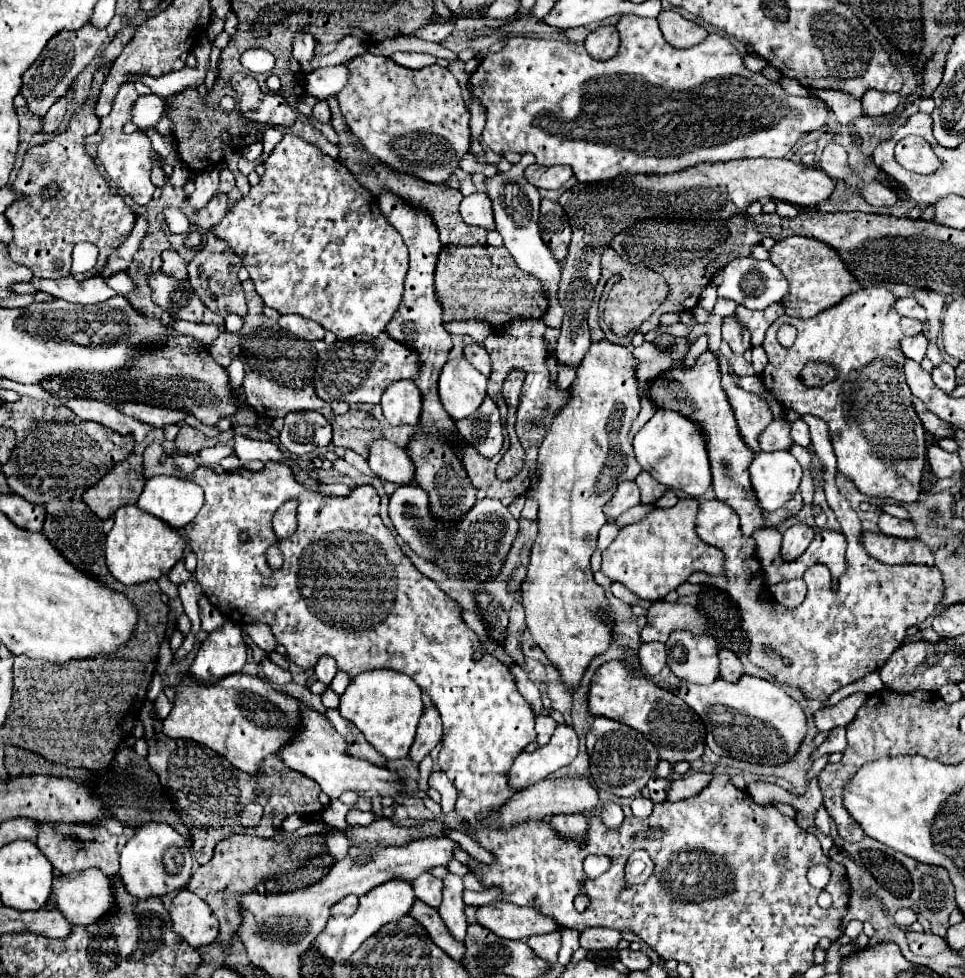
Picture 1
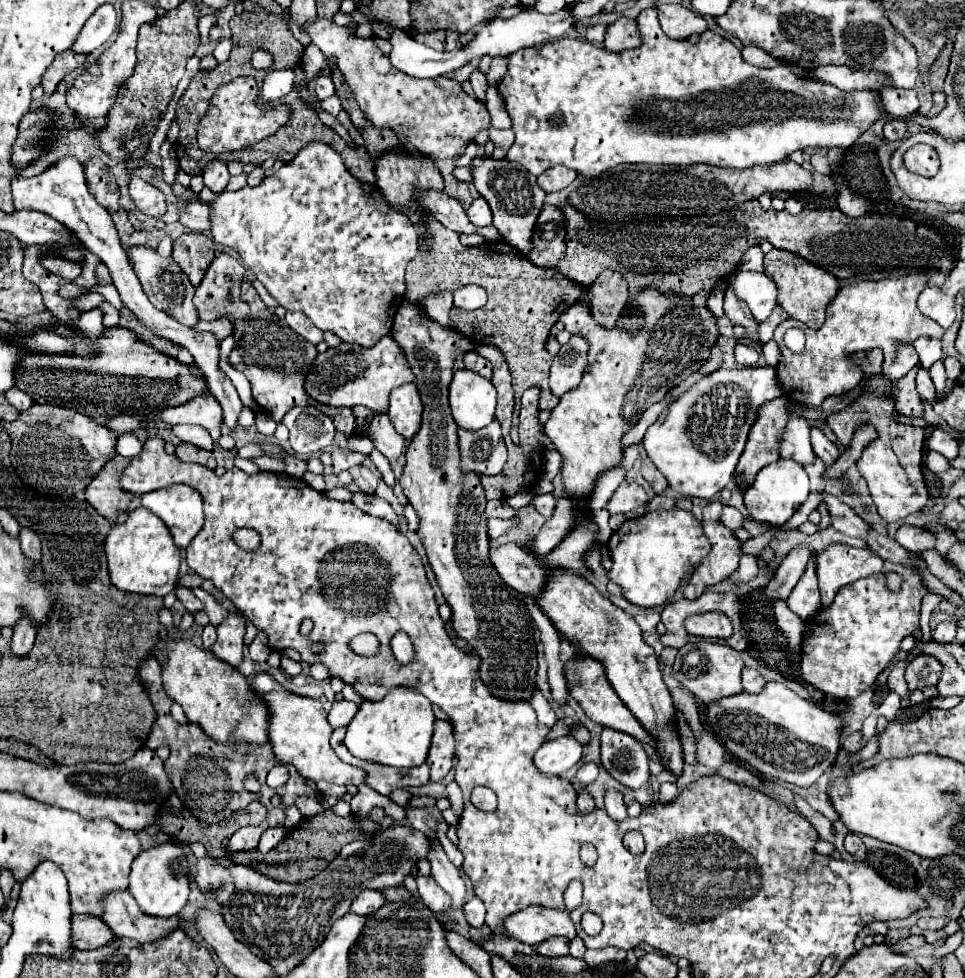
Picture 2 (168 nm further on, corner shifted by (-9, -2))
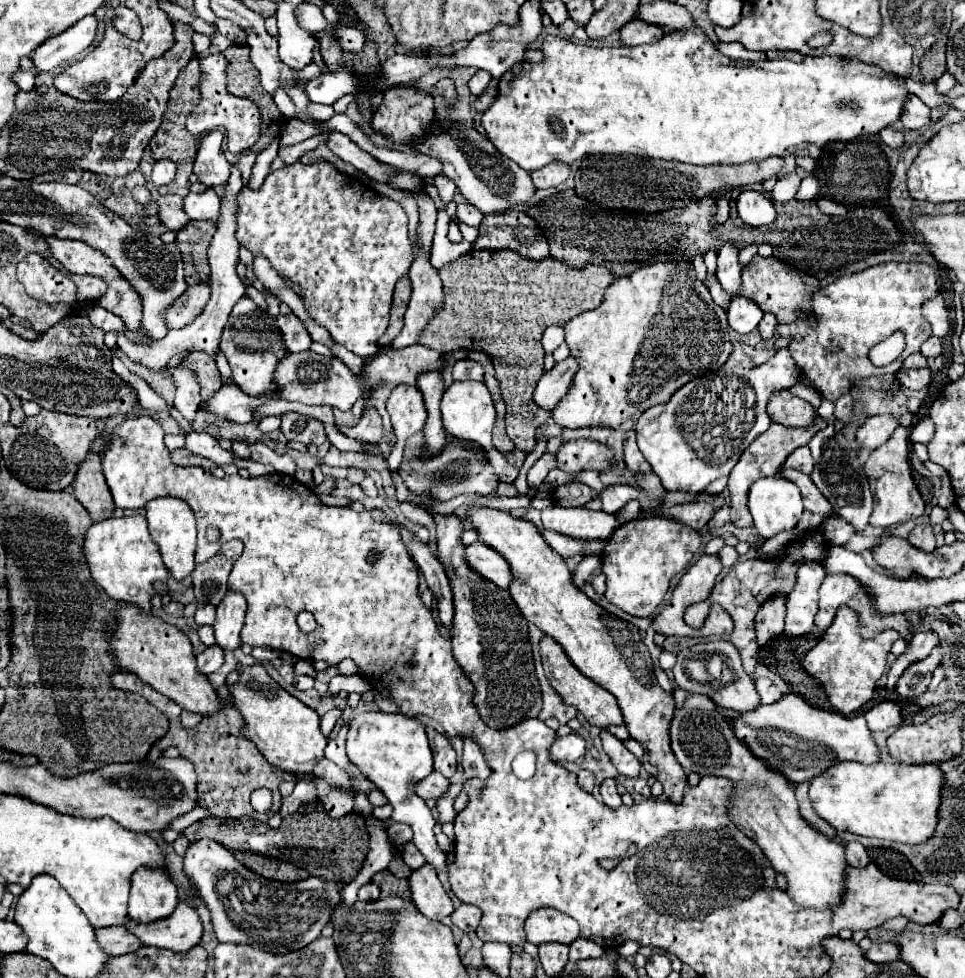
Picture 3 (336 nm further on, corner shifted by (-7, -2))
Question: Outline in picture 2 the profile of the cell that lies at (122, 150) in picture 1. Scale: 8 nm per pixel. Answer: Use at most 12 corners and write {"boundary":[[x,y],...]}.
{"boundary":[[155,167],[131,173],[129,193],[137,209],[161,217],[165,195],[149,183]]}

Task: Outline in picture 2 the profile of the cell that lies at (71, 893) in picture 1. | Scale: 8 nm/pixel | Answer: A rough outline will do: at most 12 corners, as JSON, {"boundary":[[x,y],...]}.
{"boundary":[[129,891],[105,899],[117,937],[153,943],[181,929],[181,915],[151,917]]}

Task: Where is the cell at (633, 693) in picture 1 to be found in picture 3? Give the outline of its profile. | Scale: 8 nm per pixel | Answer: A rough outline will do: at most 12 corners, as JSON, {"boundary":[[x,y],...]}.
{"boundary":[[547,635],[541,659],[553,689],[591,725],[623,725],[615,697]]}

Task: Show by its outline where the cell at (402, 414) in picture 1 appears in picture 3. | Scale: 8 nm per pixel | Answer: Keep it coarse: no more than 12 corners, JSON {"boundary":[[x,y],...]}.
{"boundary":[[397,385],[387,399],[397,443],[387,461],[398,471],[407,439],[427,419],[421,391]]}

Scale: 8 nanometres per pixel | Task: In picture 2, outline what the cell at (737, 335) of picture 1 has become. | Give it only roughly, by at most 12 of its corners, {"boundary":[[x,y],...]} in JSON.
{"boundary":[[725,291],[725,315],[743,325],[747,333],[757,331],[749,307],[733,291]]}

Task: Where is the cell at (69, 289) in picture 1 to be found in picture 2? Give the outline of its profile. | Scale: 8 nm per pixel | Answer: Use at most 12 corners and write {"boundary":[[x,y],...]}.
{"boundary":[[111,303],[101,305],[103,325],[117,327],[119,311]]}

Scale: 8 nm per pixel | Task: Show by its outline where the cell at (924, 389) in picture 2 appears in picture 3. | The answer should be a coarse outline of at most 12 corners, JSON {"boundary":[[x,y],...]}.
{"boundary":[[913,369],[899,373],[903,387],[919,391],[931,381],[931,371]]}

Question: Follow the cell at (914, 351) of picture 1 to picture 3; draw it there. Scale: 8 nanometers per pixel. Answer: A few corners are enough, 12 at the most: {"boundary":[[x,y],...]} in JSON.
{"boundary":[[939,337],[921,345],[923,357],[937,357],[943,351]]}

